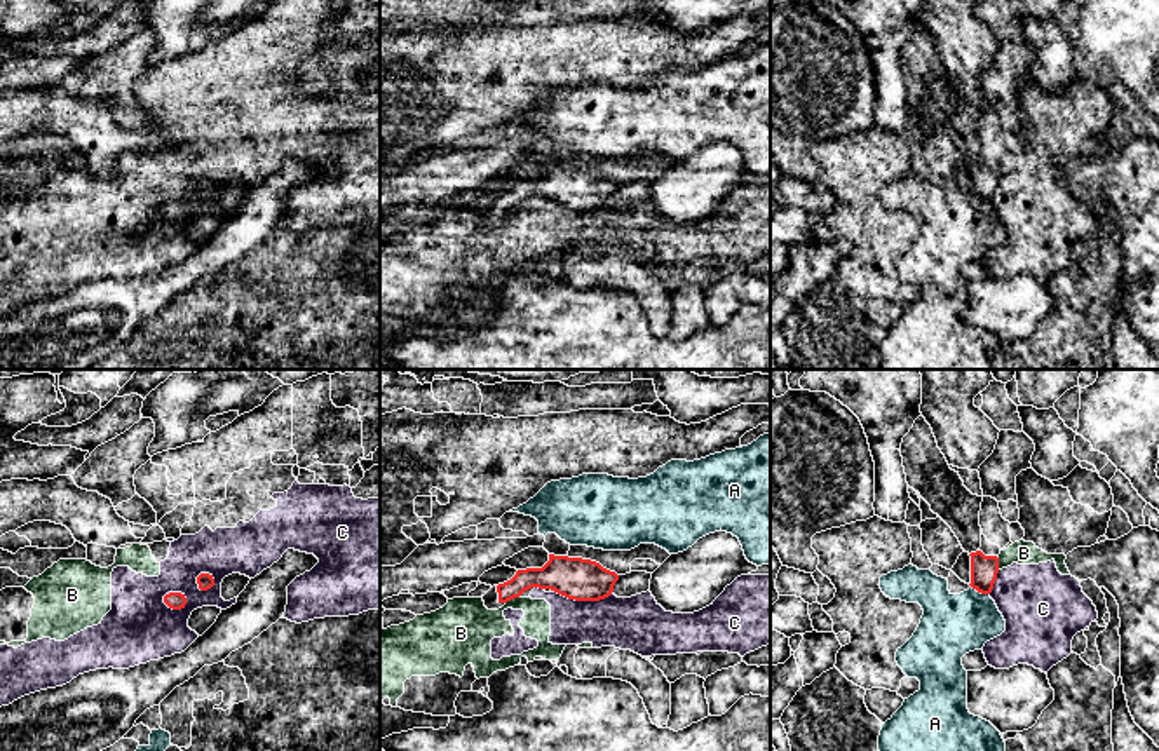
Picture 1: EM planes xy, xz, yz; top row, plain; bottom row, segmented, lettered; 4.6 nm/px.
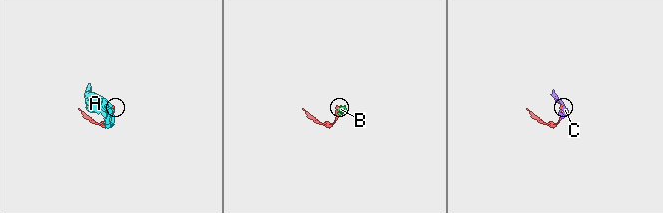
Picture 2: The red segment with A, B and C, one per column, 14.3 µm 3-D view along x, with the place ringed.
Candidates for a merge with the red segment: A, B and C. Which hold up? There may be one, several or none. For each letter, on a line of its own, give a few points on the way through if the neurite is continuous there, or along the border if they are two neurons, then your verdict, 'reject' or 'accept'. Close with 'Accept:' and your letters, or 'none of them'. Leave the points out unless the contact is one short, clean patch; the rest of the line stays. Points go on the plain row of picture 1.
A: reject
B: border xz (518, 206), (506, 213); reject
C: reject
Accept: none of them

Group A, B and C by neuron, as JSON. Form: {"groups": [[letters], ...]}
{"groups": [["A"], ["B", "C"]]}

